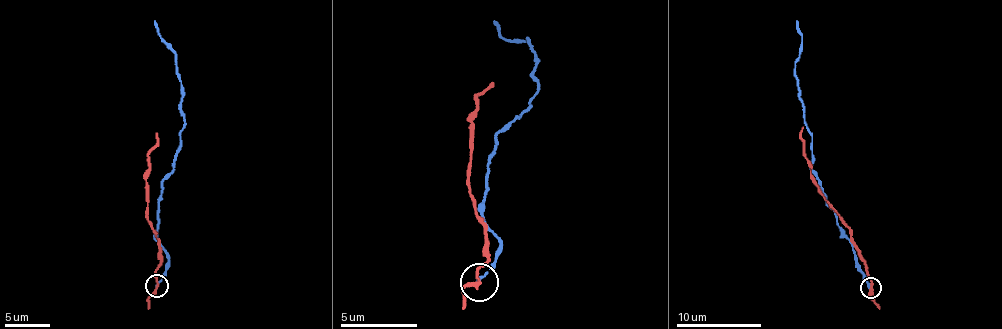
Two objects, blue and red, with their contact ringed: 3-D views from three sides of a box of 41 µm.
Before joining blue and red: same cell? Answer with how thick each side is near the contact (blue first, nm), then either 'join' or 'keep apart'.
200 nm thick on the blue side, 180 nm on the other; keep apart

